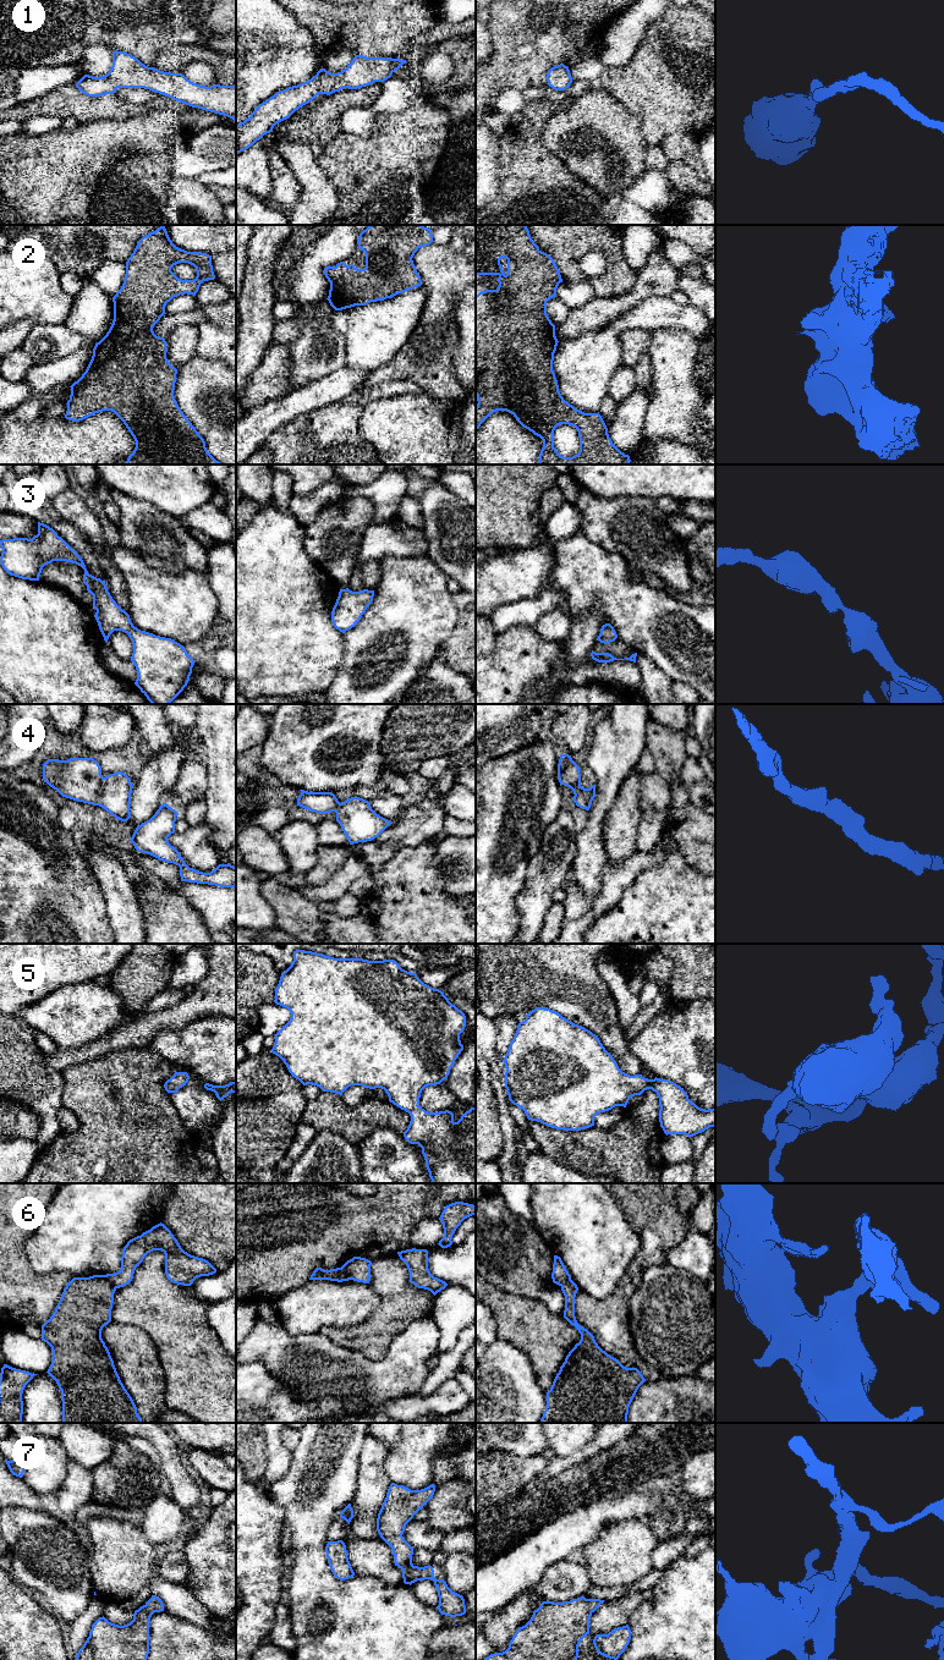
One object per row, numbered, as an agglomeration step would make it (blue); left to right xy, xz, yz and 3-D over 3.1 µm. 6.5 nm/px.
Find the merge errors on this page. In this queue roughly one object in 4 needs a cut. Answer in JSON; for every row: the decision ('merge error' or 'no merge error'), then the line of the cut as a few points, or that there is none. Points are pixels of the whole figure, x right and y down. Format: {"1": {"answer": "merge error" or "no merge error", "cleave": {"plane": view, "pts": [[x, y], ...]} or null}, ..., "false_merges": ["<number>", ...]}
{"1": {"answer": "no merge error", "cleave": null}, "2": {"answer": "no merge error", "cleave": null}, "3": {"answer": "no merge error", "cleave": null}, "4": {"answer": "no merge error", "cleave": null}, "5": {"answer": "no merge error", "cleave": null}, "6": {"answer": "merge error", "cleave": {"plane": "xy", "pts": [[104, 1275], [116, 1287]]}}, "7": {"answer": "no merge error", "cleave": null}, "false_merges": ["6"]}

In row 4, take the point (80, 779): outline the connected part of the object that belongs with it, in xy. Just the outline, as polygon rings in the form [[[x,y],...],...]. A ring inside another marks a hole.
[[[93,758],[48,759],[43,780],[62,797],[99,806],[121,821],[131,818],[131,779],[122,771],[104,777]]]

